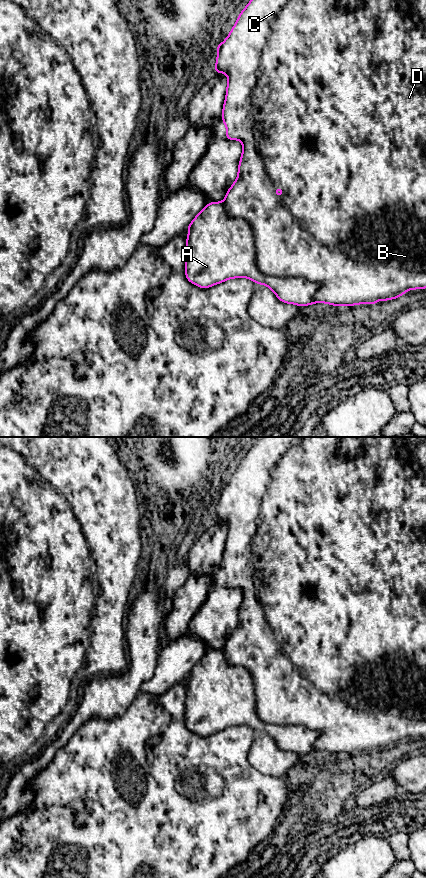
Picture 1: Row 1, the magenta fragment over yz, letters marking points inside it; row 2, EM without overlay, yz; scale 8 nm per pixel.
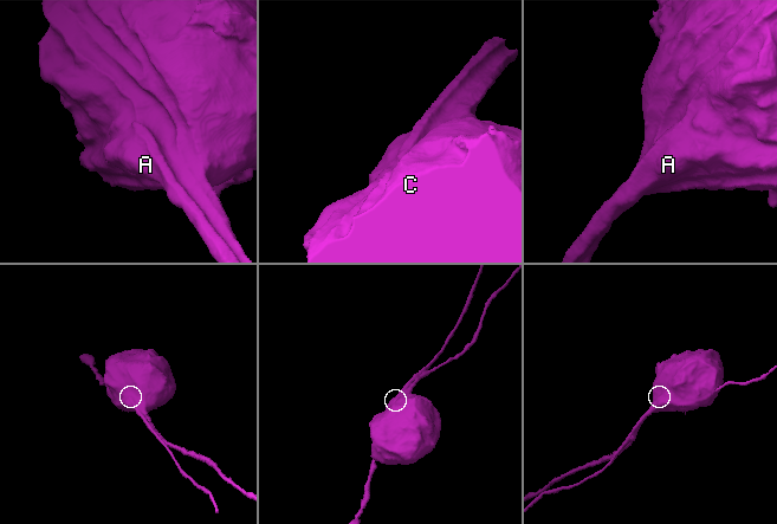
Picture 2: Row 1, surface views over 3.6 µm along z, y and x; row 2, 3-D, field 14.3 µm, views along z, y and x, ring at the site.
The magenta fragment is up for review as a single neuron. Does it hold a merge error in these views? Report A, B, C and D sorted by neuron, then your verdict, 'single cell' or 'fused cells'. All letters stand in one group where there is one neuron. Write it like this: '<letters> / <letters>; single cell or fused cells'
A / B C D; fused cells

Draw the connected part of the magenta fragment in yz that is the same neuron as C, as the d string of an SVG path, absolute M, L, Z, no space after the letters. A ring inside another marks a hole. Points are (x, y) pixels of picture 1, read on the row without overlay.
M262 437L240 460L238 467L227 486L217 496L214 521L228 524L226 545L221 568L226 573L226 587L240 588L243 594L238 613L237 627L228 637L223 649L230 665L242 666L252 676L256 696L258 717L265 723L275 725L302 725L319 732L314 751L334 754L354 754L371 751L376 755L378 747L387 750L396 748L408 738L426 736L426 437ZM275 636L282 636L279 648Z

